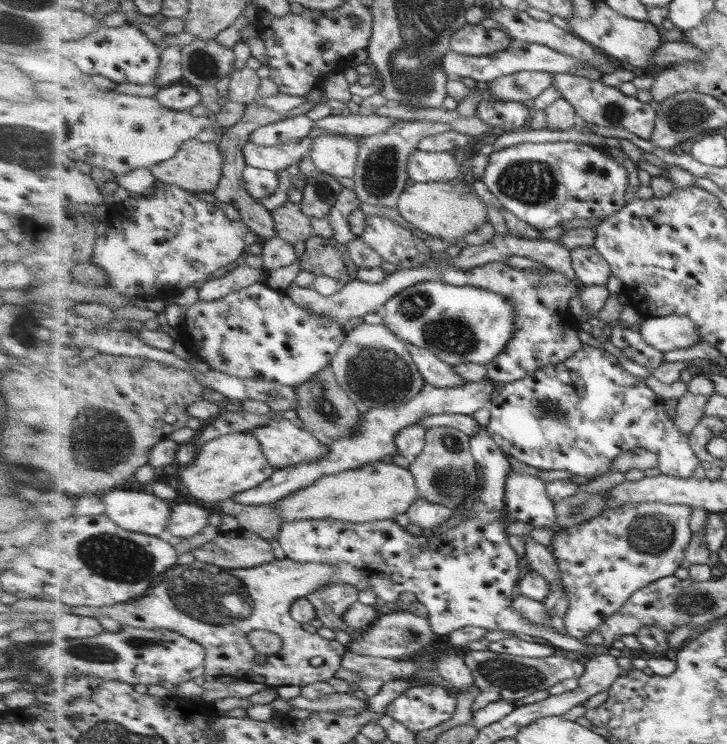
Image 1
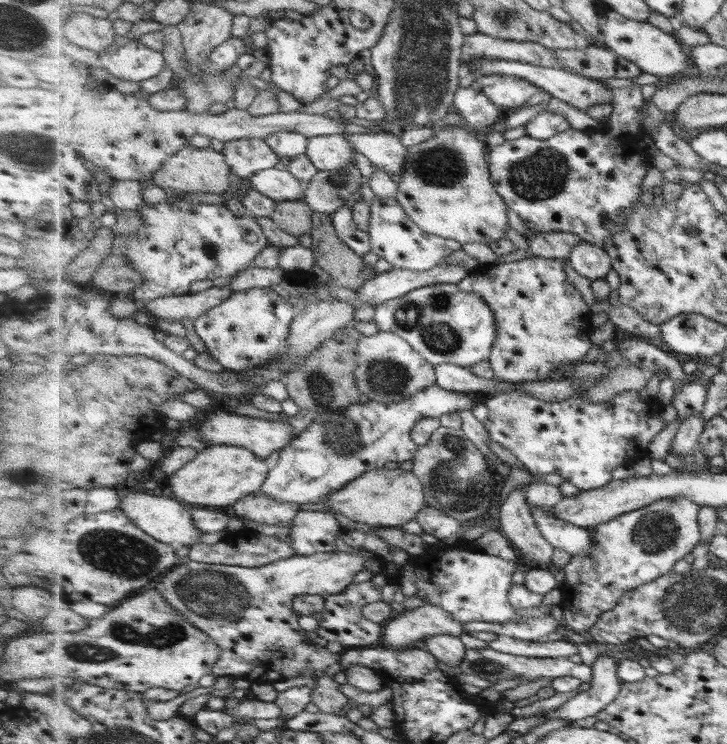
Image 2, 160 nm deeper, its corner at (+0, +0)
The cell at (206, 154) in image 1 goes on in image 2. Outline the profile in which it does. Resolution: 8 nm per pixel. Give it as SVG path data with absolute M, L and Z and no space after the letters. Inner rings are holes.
M185 146L179 152L169 157L169 160L162 167L154 172L153 183L159 187L173 188L181 192L209 192L221 194L231 188L232 168L229 166L223 151L217 152L207 147L197 149Z

